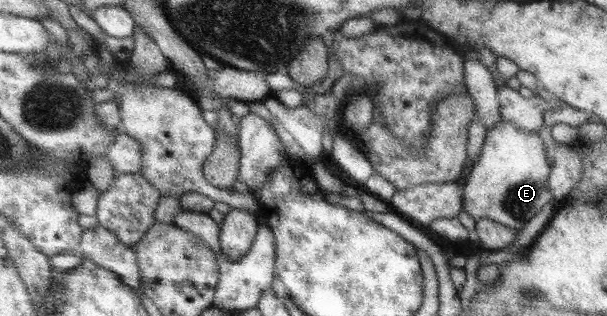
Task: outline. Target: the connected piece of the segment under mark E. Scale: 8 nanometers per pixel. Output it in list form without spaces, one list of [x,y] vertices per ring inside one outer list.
[[[503,119],[486,131],[486,135],[479,159],[467,170],[464,211],[475,219],[488,217],[521,231],[549,201],[555,201],[548,182],[552,167],[547,159],[548,147],[545,147],[538,132],[525,133],[515,123]]]

